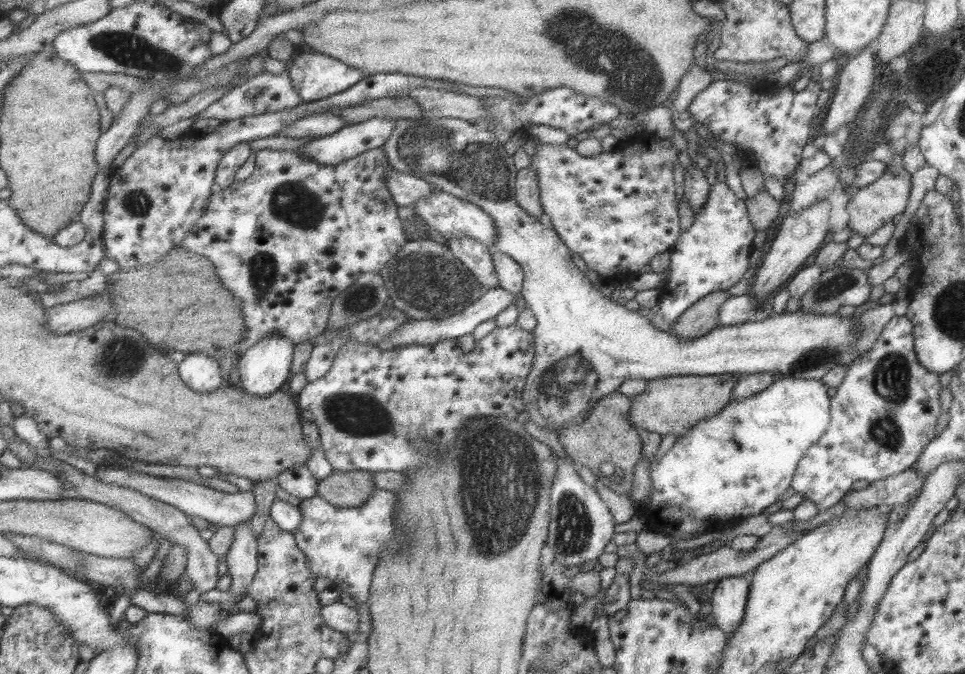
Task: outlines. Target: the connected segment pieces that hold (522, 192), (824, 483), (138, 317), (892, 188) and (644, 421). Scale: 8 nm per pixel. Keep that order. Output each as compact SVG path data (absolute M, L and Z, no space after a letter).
M525 167L516 171L514 180L515 200L528 215L545 220L545 214L539 202L539 191L536 178L536 172L530 167Z
M906 316L891 317L877 342L848 365L835 396L829 400L830 422L825 433L798 460L790 486L817 506L817 512L834 506L856 480L868 483L894 476L910 468L923 448L935 437L935 424L941 414L938 376L922 368L914 353L912 324Z
M181 245L174 246L156 262L131 270L116 271L106 278L105 285L105 290L112 298L112 311L119 316L114 321L119 326L141 332L151 344L159 344L161 348L173 348L179 352L201 352L213 356L215 360L231 353L241 353L238 347L244 334L241 306L229 291L225 292L221 288L221 280L215 274L215 267L206 257L189 252Z
M893 164L887 166L883 175L871 184L854 190L850 194L850 199L846 204L846 212L848 220L847 228L857 234L869 236L884 224L887 224L893 216L903 212L906 207L909 191L911 175L909 175L900 164Z
M731 374L707 376L665 376L647 381L647 386L641 394L630 400L629 423L639 430L655 432L659 435L673 434L678 437L705 417L721 412L731 400L733 386L737 384L738 376Z

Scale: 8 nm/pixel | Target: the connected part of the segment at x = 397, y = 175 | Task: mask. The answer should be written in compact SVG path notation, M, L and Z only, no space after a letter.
M389 167L384 174L384 183L389 191L390 198L398 206L409 206L418 198L427 196L433 191L439 191L435 186Z

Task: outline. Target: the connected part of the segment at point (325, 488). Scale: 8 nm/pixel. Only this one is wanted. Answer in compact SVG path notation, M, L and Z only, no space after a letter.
M332 469L324 479L316 481L316 496L339 508L357 508L365 500L369 500L371 492L375 492L375 488L372 483L372 474L367 471Z

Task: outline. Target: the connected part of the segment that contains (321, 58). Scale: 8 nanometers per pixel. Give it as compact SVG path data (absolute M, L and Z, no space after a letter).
M305 52L290 60L285 71L293 90L303 102L316 101L343 92L361 80L360 70L319 52Z

